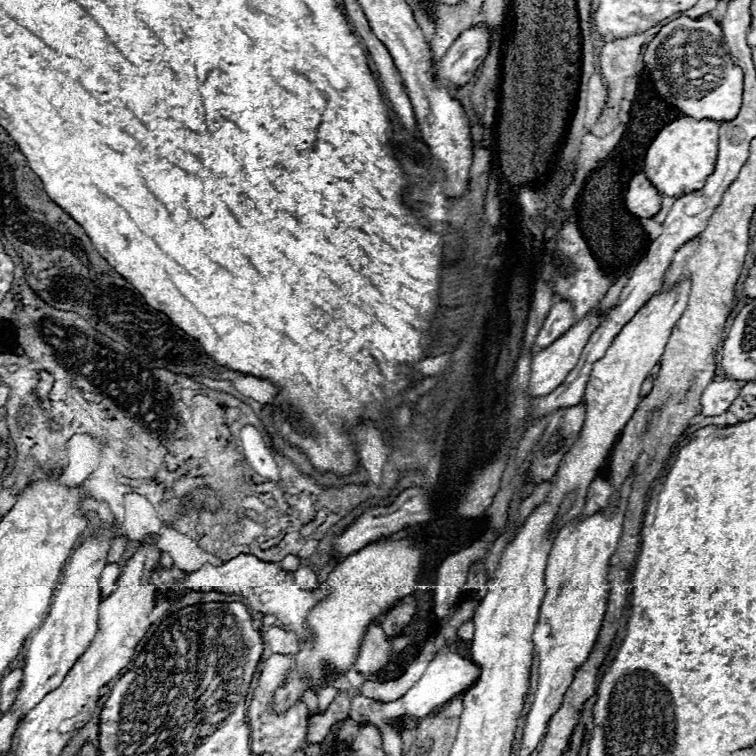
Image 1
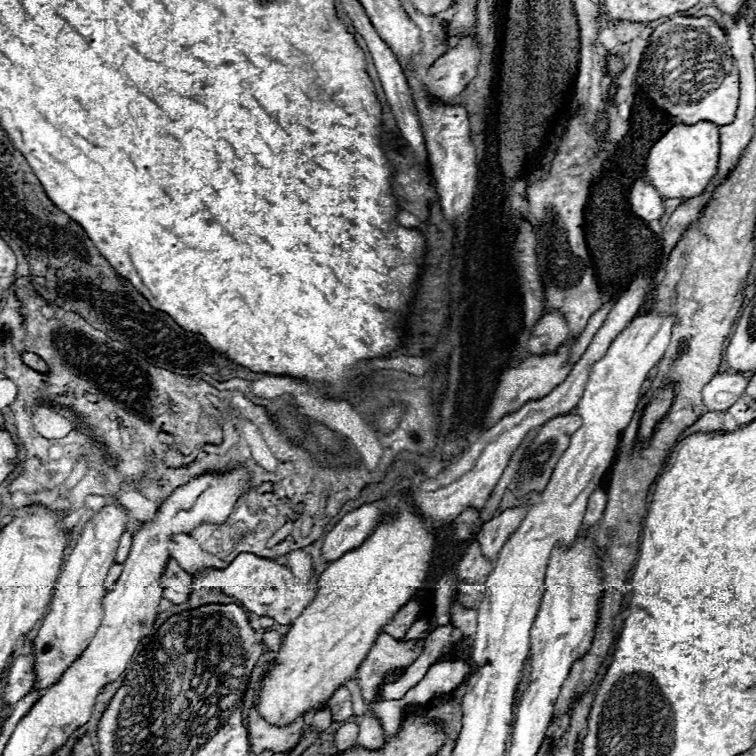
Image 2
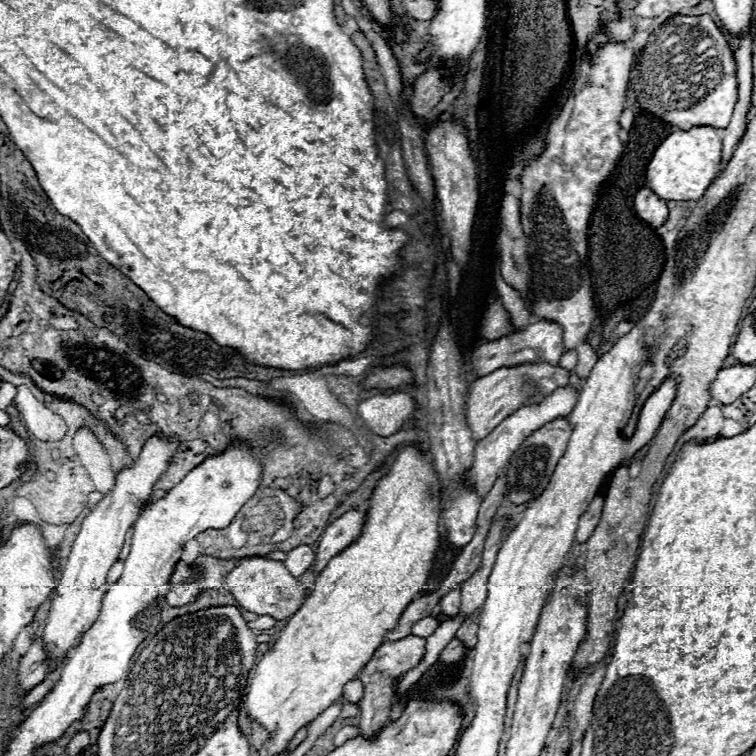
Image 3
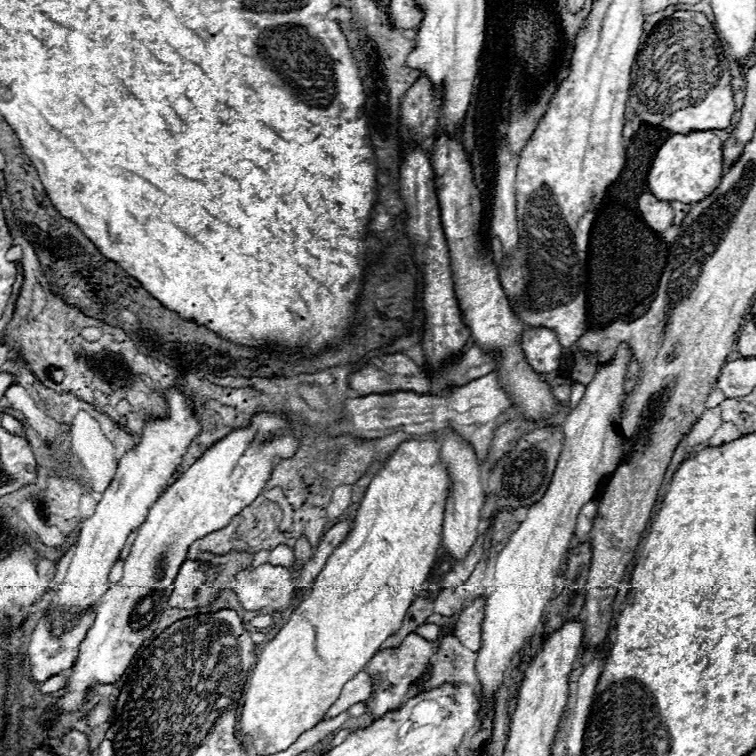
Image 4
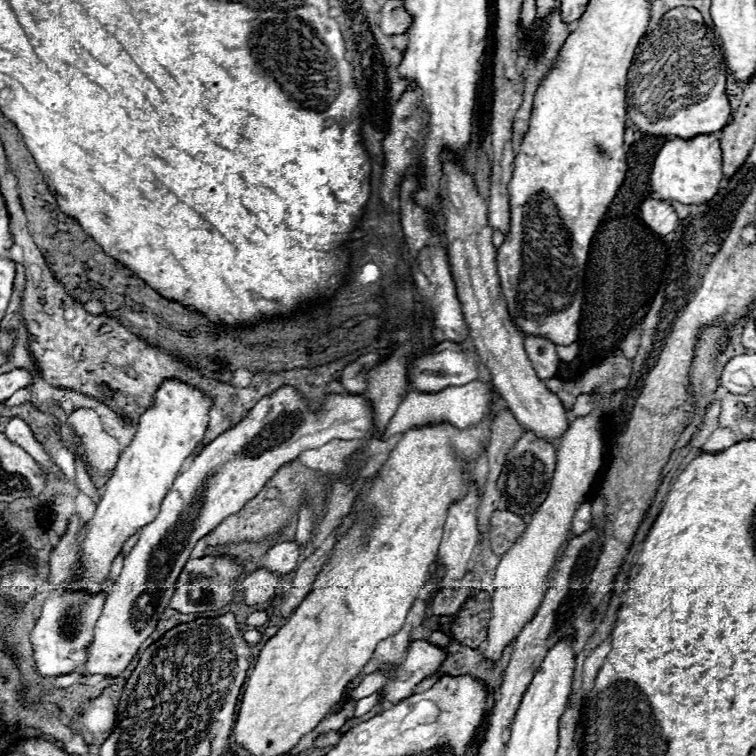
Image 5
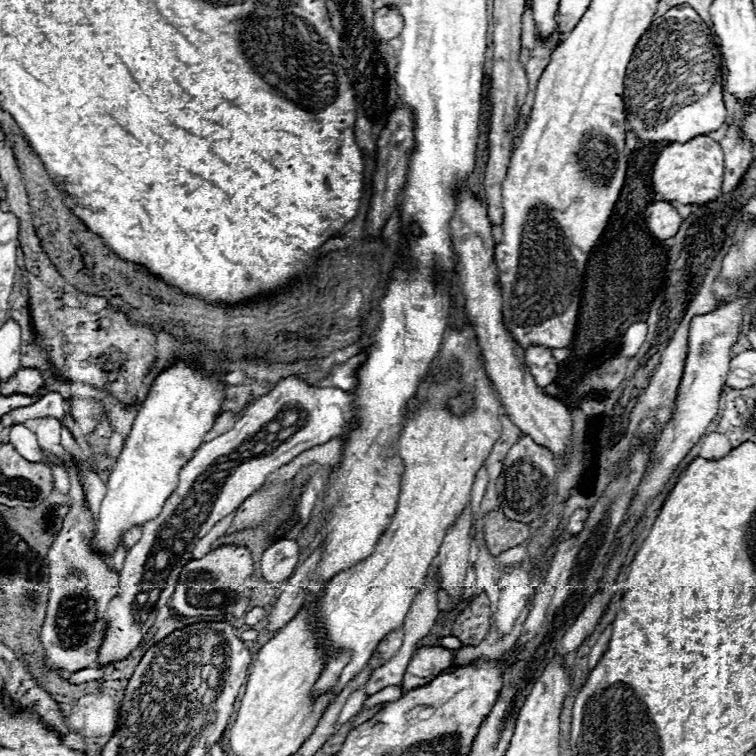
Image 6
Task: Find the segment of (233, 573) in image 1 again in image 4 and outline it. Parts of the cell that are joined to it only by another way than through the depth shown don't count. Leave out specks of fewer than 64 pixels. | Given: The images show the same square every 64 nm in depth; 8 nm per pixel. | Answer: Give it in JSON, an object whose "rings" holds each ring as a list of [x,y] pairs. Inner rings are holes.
{"rings":[[[252,566],[234,576],[232,590],[238,594],[238,600],[246,610],[272,608],[278,612],[298,604],[294,580],[282,566]]]}

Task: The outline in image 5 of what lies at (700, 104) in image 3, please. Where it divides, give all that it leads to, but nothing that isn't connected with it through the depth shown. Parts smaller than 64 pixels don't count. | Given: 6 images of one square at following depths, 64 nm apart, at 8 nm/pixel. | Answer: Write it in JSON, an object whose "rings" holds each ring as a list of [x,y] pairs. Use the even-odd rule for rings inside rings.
{"rings":[[[678,6],[666,12],[656,28],[652,28],[638,44],[626,82],[628,118],[632,124],[650,136],[690,140],[698,134],[712,134],[730,124],[730,104],[726,96],[728,66],[724,66],[722,48],[716,44],[712,30],[702,20],[700,12],[688,6]]]}

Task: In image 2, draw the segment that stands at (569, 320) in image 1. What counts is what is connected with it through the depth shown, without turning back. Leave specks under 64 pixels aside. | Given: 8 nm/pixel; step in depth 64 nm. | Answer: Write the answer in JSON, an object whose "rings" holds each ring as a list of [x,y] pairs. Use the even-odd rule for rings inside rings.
{"rings":[[[550,312],[550,314],[544,314],[534,330],[532,330],[532,336],[528,338],[528,344],[526,344],[526,352],[530,356],[542,356],[542,354],[552,354],[556,352],[568,338],[568,326],[566,326],[566,320],[560,312]]]}

